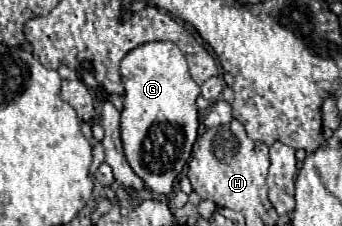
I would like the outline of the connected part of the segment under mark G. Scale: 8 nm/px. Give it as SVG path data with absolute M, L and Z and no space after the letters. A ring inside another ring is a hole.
M171 41L145 43L129 51L121 61L121 79L125 85L121 111L125 157L151 191L167 195L197 139L199 115L195 99L201 89L189 75L185 55Z

